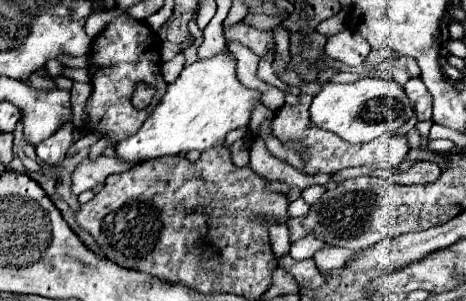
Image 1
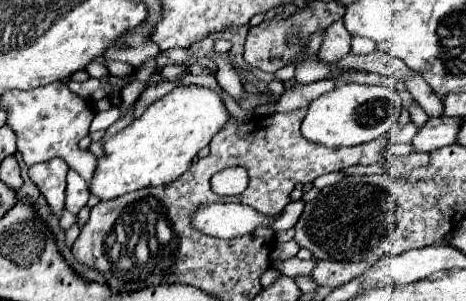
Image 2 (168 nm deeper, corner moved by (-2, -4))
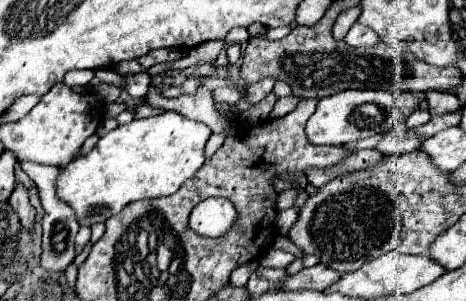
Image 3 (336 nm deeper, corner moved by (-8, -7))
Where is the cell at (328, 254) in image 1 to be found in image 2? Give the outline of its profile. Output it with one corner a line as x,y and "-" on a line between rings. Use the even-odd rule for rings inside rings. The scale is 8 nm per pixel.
288,258
284,262
274,262
272,266
276,270
280,270
284,276
290,276
290,278
298,278
298,276
310,276
312,270
316,268
318,260
316,258
310,258
310,260
300,260
300,258

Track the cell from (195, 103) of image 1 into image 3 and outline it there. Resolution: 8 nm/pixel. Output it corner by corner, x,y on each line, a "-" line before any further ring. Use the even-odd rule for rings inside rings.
176,111
118,125
100,137
88,155
74,159
60,171
56,195
74,209
78,225
92,227
94,223
104,223
128,203
176,193
202,167
204,145
210,135
208,125
186,119

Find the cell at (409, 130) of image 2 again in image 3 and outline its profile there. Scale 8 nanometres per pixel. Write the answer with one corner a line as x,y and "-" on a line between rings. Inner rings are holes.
416,109
416,111
408,117
406,127
408,127
408,129
412,129
412,127
420,127
420,125
424,125
428,119
430,119
430,111
428,111
428,109

